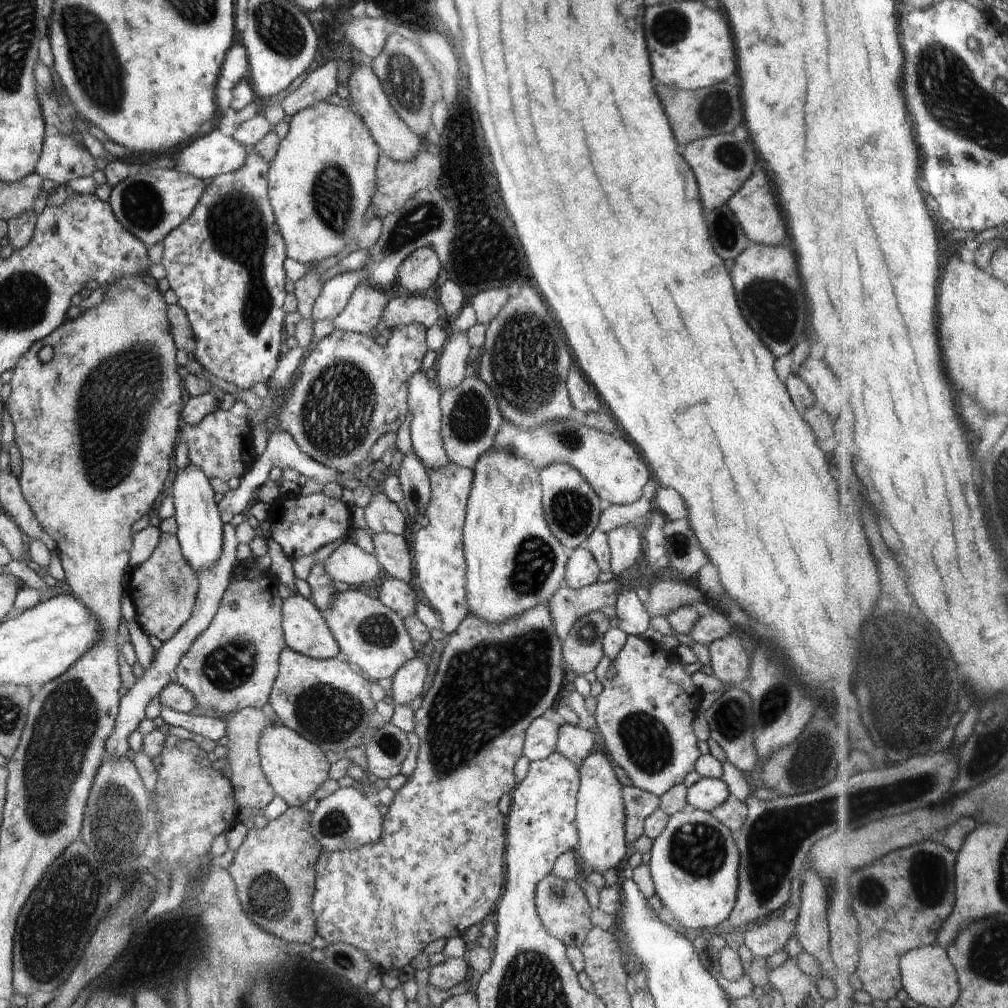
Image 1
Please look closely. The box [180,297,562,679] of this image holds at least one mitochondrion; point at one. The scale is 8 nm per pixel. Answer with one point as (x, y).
(336, 412)

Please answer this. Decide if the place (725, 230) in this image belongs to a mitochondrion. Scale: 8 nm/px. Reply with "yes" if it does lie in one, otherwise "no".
yes

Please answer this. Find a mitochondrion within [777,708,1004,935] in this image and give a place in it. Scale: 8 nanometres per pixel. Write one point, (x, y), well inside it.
(929, 879)

